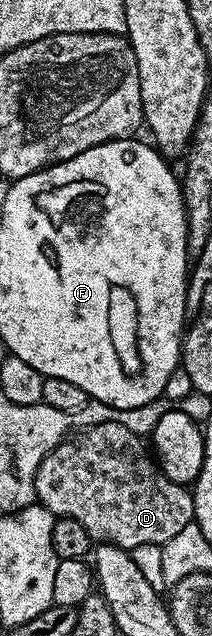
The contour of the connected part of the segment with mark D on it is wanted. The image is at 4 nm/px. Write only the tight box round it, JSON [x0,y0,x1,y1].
[34,422,196,551]

